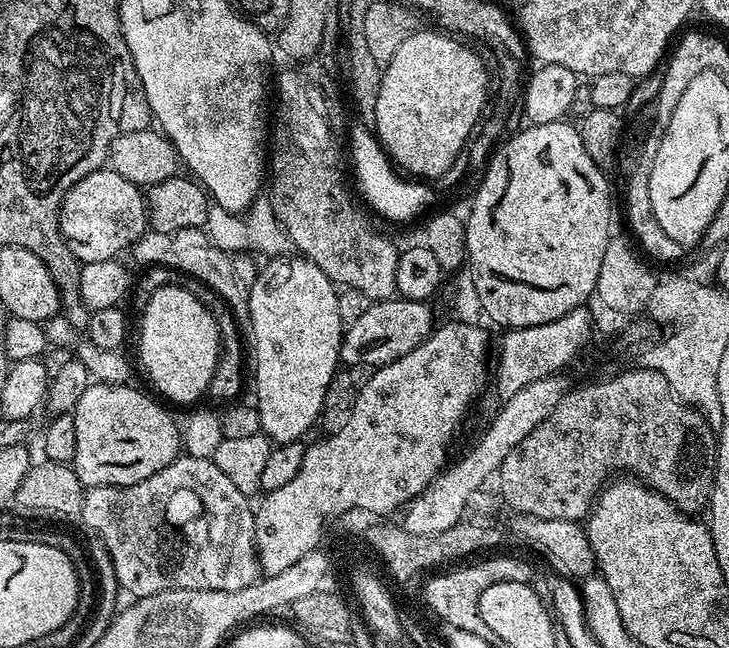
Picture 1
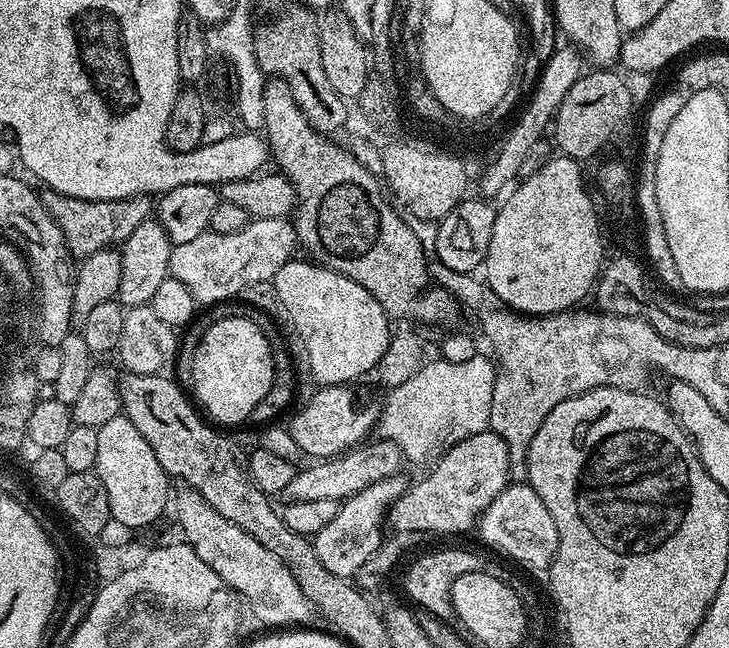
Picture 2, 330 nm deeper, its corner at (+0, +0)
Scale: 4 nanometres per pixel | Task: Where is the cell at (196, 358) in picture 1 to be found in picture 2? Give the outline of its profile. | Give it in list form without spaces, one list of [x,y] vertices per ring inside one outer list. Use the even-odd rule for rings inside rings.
[[[225,315],[219,319],[201,334],[192,352],[190,392],[195,403],[217,420],[212,419],[217,425],[240,424],[251,417],[254,406],[270,392],[275,358],[266,334],[252,320]]]

